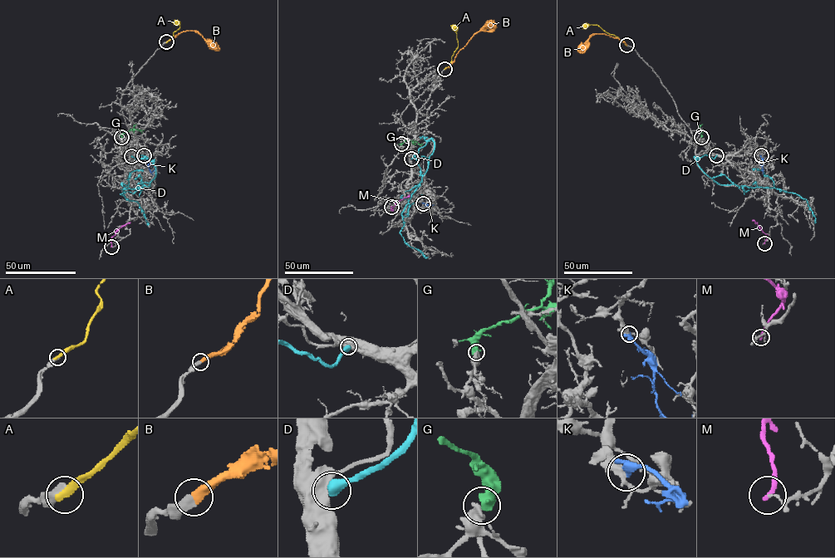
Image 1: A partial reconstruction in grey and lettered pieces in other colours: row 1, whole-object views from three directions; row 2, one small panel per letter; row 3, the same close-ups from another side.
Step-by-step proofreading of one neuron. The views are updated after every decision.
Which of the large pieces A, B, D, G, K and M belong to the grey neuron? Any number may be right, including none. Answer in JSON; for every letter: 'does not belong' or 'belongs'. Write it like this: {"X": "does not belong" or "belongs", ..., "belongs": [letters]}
{"A": "does not belong", "B": "belongs", "D": "does not belong", "G": "does not belong", "K": "does not belong", "M": "does not belong", "belongs": ["B"]}

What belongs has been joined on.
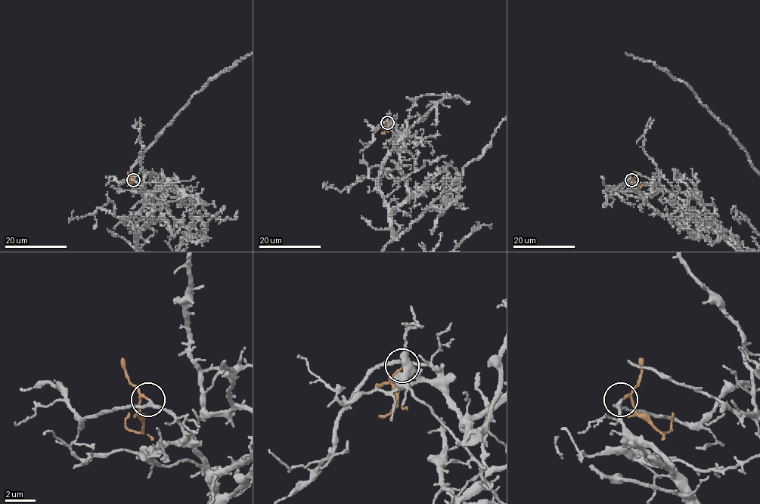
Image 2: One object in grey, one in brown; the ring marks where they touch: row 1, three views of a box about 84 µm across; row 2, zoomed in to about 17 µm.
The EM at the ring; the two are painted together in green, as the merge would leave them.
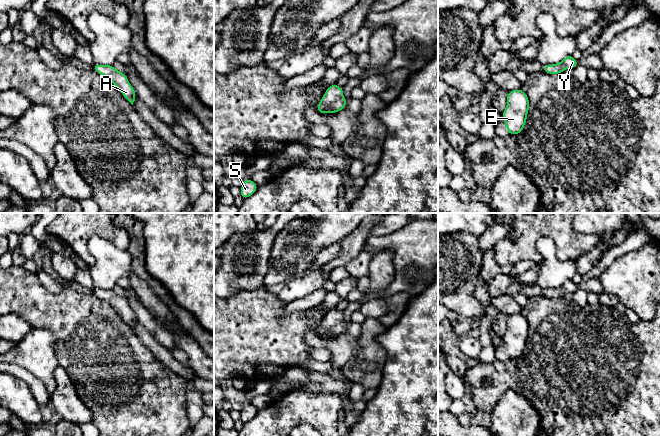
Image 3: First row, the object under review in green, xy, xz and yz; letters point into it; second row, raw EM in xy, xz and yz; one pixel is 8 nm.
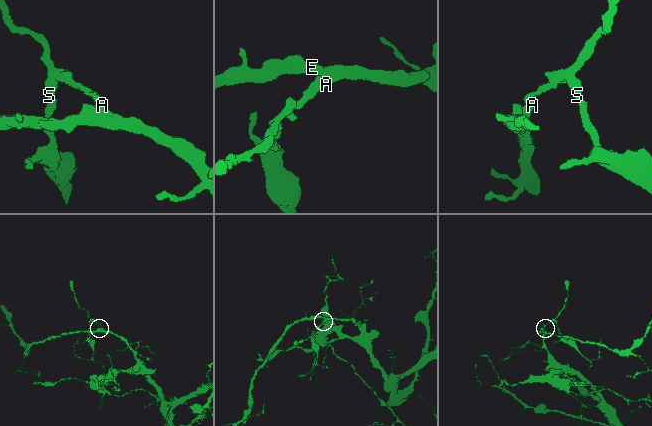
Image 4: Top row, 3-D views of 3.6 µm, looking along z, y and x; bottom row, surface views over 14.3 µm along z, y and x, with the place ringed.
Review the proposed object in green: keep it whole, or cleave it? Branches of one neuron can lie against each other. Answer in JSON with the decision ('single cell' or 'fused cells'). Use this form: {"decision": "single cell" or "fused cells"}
{"decision": "single cell"}

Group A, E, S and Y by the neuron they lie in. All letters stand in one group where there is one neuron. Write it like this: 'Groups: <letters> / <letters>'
Groups: A E S Y

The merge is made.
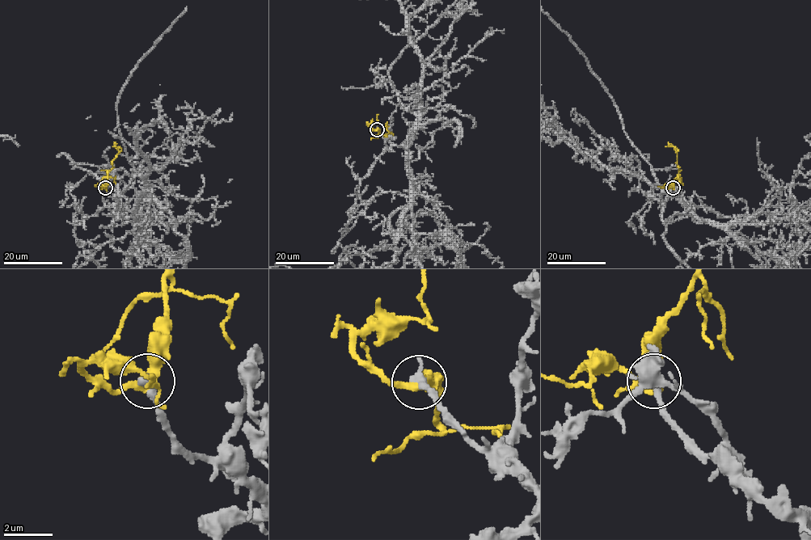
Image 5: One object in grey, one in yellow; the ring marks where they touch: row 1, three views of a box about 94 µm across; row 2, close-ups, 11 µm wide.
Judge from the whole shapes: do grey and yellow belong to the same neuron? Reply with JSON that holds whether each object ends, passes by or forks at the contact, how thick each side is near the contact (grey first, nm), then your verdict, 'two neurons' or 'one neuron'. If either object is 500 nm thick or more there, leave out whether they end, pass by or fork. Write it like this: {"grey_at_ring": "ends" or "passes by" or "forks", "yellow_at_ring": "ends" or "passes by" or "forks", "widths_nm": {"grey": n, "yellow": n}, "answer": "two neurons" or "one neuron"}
{"grey_at_ring": "ends", "yellow_at_ring": "passes by", "widths_nm": {"grey": 360, "yellow": 400}, "answer": "one neuron"}

